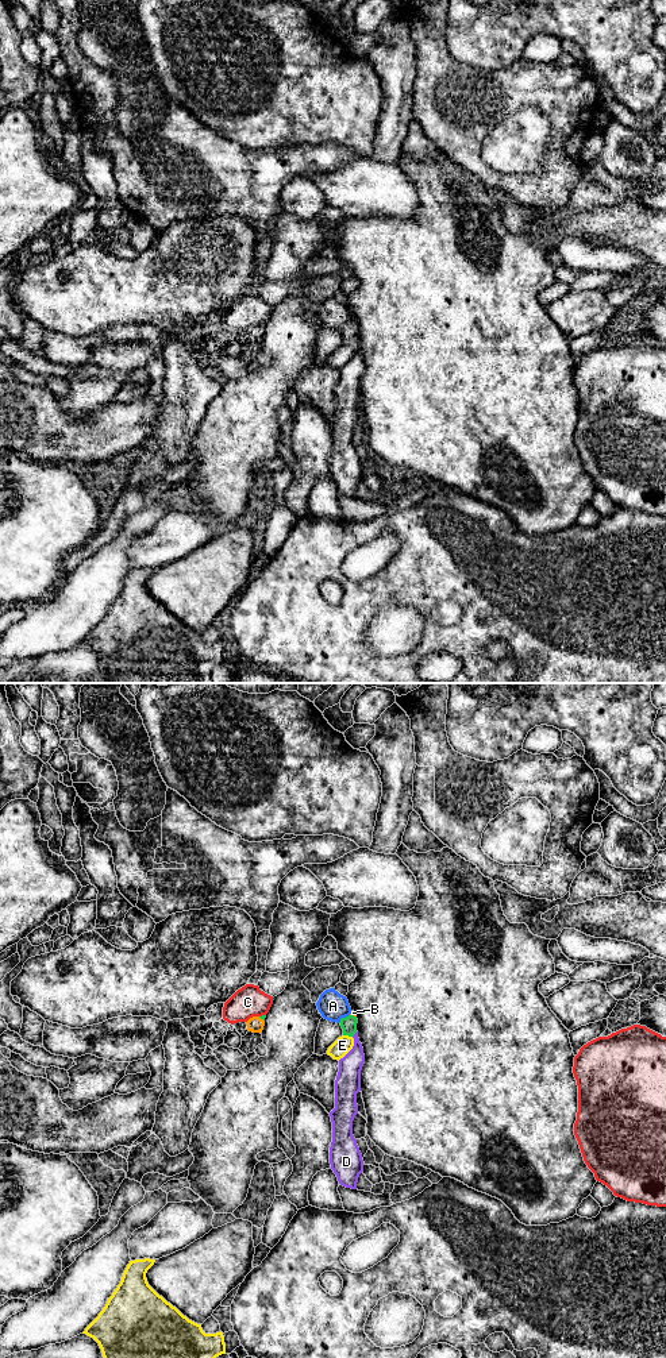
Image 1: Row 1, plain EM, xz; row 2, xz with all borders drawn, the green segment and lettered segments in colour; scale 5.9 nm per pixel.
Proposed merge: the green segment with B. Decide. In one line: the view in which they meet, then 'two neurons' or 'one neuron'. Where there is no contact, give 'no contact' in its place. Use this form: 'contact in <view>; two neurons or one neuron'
contact in xz; one neuron

